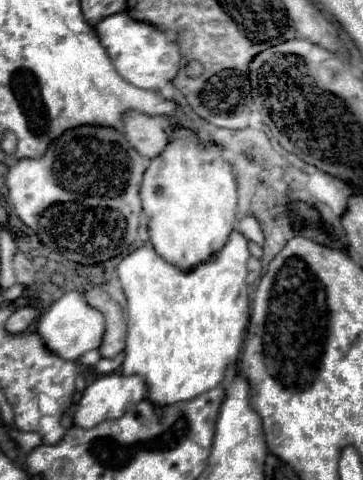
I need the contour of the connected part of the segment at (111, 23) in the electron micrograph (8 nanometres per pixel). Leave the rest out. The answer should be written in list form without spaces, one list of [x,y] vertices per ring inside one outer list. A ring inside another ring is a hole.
[[[119,13],[119,15],[111,15],[111,19],[103,19],[103,23],[95,25],[95,31],[103,47],[107,49],[115,69],[131,85],[149,91],[161,91],[167,83],[175,79],[181,63],[179,47],[177,43],[169,41],[165,33],[159,31],[157,27],[151,27],[149,23],[139,23],[131,19],[127,13]]]

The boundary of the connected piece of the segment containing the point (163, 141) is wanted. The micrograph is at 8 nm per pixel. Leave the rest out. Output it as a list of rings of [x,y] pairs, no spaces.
[[[125,111],[123,133],[127,141],[145,157],[155,157],[169,143],[173,121],[167,115],[145,115],[139,111]]]

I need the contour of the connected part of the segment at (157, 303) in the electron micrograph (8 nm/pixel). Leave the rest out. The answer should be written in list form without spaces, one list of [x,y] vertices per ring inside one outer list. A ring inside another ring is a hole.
[[[233,231],[219,251],[187,273],[159,257],[151,243],[145,243],[123,255],[117,267],[119,283],[127,297],[127,361],[123,361],[123,373],[143,375],[149,385],[147,397],[155,399],[155,403],[195,399],[195,395],[201,395],[223,383],[225,371],[237,361],[249,323],[247,259],[251,253],[247,243],[249,241],[243,233]]]

